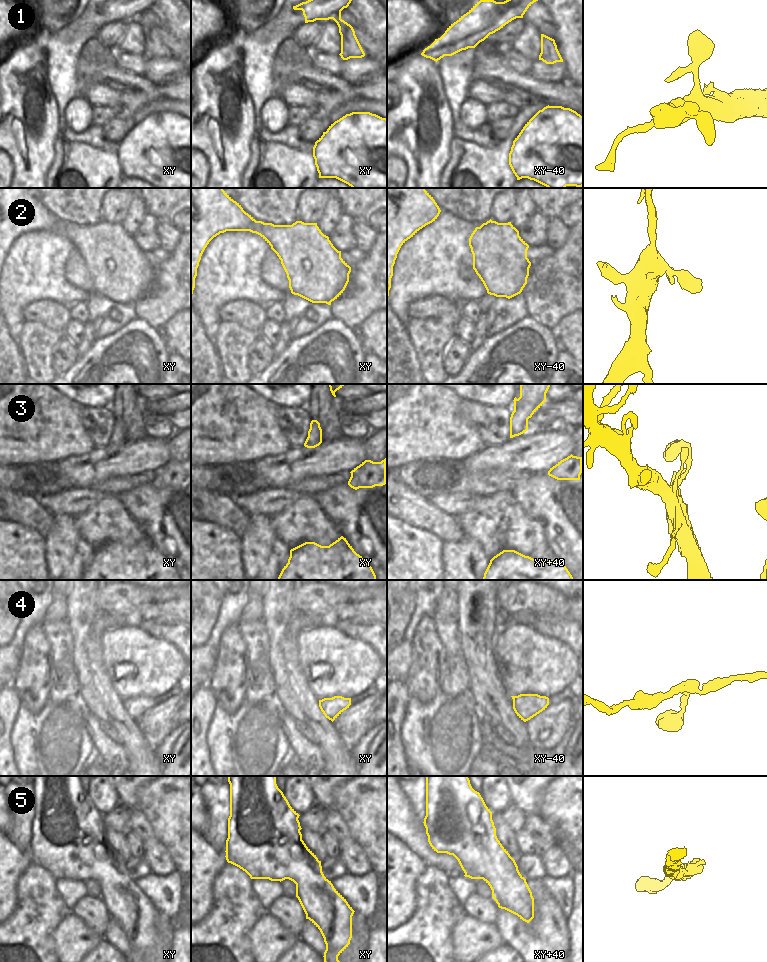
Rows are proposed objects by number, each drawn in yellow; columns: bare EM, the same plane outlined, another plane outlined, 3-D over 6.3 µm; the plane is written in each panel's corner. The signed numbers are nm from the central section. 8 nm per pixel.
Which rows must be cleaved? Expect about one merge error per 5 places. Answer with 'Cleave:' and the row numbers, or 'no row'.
Cleave: no row

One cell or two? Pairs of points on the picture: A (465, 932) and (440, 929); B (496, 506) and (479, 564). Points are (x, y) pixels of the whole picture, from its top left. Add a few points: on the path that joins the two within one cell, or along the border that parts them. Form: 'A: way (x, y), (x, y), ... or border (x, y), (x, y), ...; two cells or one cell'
A: border (465, 914), (458, 920), (452, 930), (453, 951); two cells
B: border (466, 535), (470, 536), (490, 559); two cells

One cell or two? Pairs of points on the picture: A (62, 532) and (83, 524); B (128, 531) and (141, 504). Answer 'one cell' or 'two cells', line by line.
A: two cells
B: two cells

